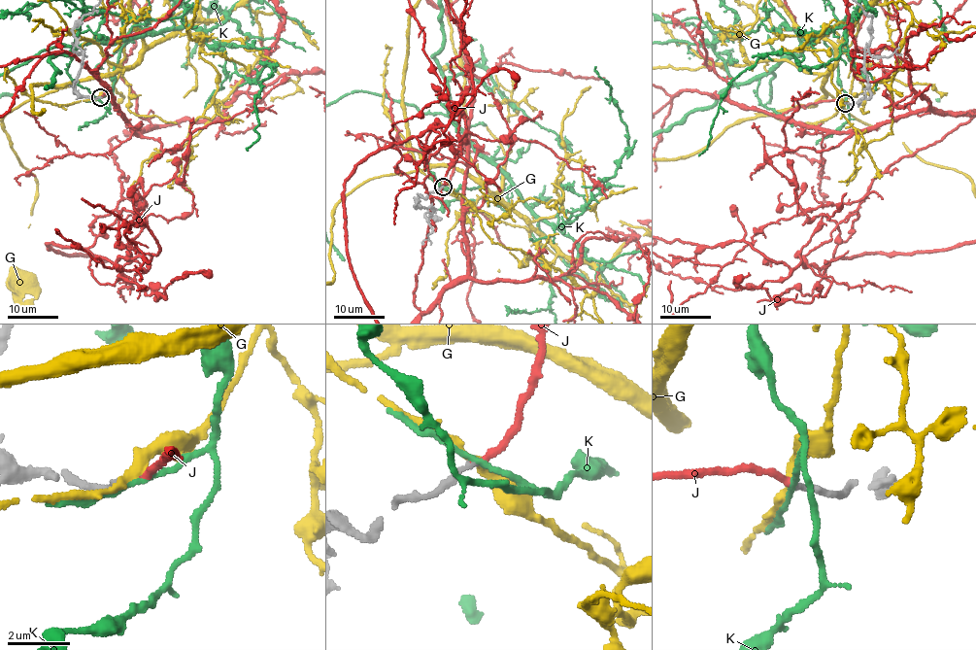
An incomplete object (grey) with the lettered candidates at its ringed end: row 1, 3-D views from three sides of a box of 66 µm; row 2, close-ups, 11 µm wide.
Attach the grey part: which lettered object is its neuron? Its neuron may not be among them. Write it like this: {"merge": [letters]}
{"merge": ["J"]}

